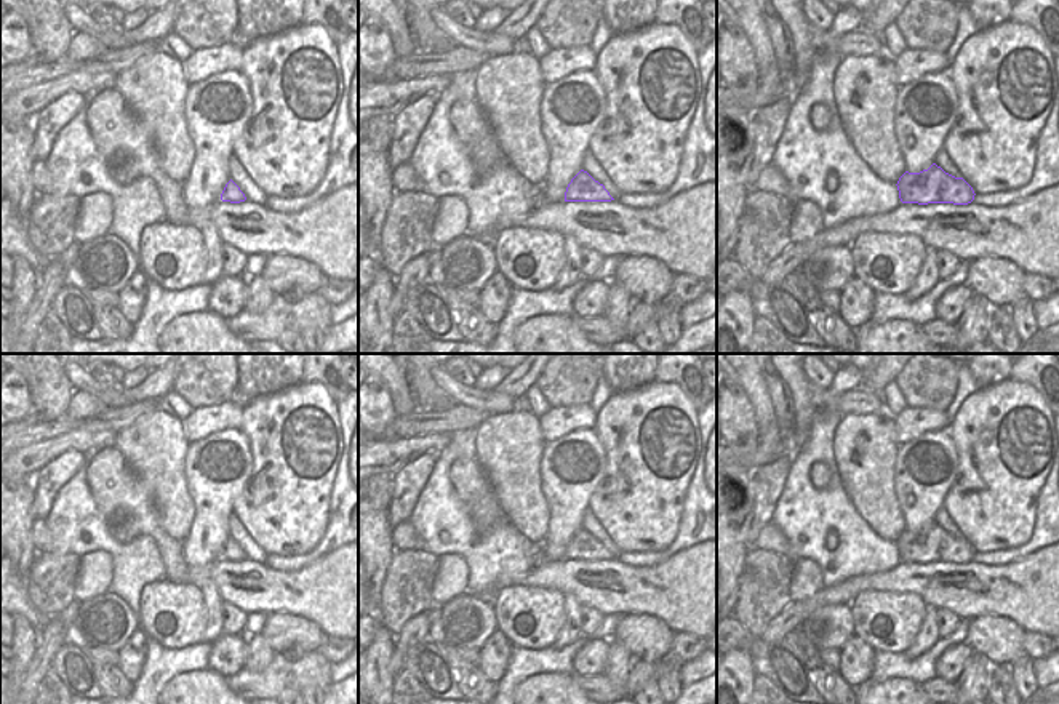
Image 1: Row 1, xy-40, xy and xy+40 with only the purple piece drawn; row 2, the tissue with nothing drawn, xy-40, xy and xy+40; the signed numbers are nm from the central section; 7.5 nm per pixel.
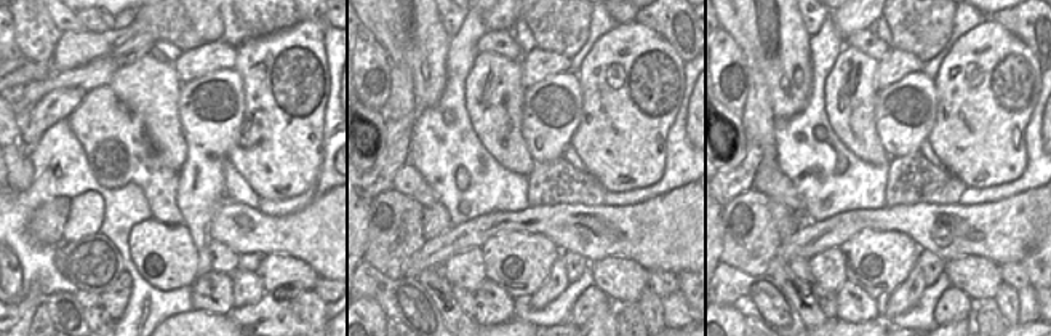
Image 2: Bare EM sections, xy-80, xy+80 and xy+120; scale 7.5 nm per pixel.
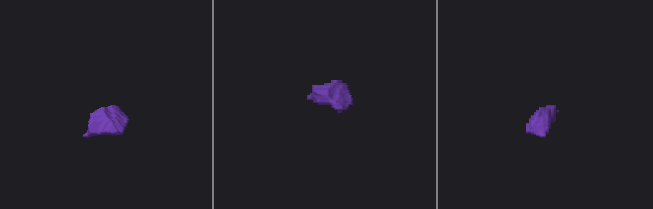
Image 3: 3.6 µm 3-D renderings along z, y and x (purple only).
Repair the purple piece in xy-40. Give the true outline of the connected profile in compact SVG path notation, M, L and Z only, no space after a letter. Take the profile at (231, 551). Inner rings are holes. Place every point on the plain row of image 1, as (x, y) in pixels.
M230 538L222 552L221 552L221 558L222 560L230 560L230 562L240 562L240 560L245 560L246 555L245 552L240 549L240 546Z

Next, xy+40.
M936 522L920 531L905 530L896 544L902 562L968 563L976 554L973 546L963 536L945 531Z

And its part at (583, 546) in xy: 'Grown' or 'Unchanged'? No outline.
Unchanged

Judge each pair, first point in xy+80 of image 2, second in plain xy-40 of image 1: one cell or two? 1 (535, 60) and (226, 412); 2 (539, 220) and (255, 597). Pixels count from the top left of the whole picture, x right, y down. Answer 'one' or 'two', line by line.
1: one
2: one

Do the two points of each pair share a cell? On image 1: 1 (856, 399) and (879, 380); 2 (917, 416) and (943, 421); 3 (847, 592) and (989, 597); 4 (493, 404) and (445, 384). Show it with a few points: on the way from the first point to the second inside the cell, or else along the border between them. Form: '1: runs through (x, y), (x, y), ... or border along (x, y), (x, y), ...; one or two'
1: border along (859, 388), (880, 394); two
2: runs through (923, 420), (936, 420); one
3: runs through (882, 581), (928, 581), (944, 589), (954, 589); one
4: runs through (482, 400), (456, 392); one

